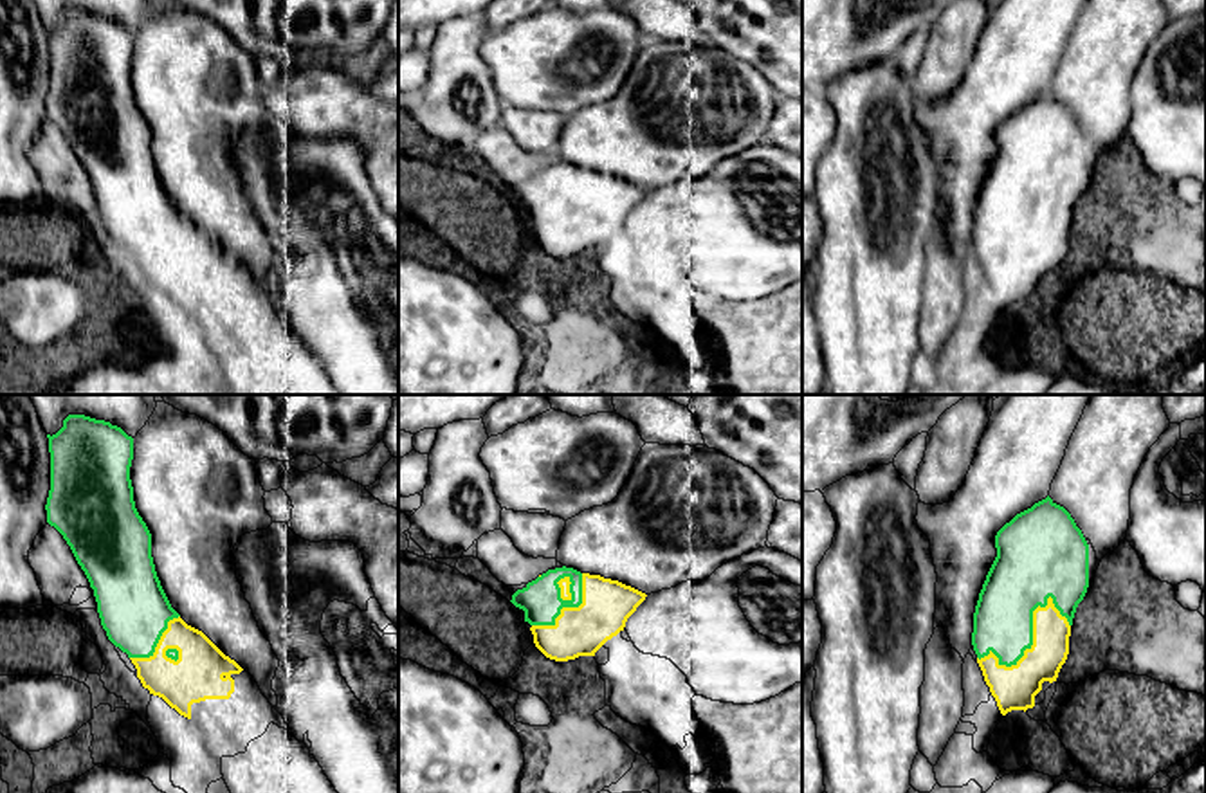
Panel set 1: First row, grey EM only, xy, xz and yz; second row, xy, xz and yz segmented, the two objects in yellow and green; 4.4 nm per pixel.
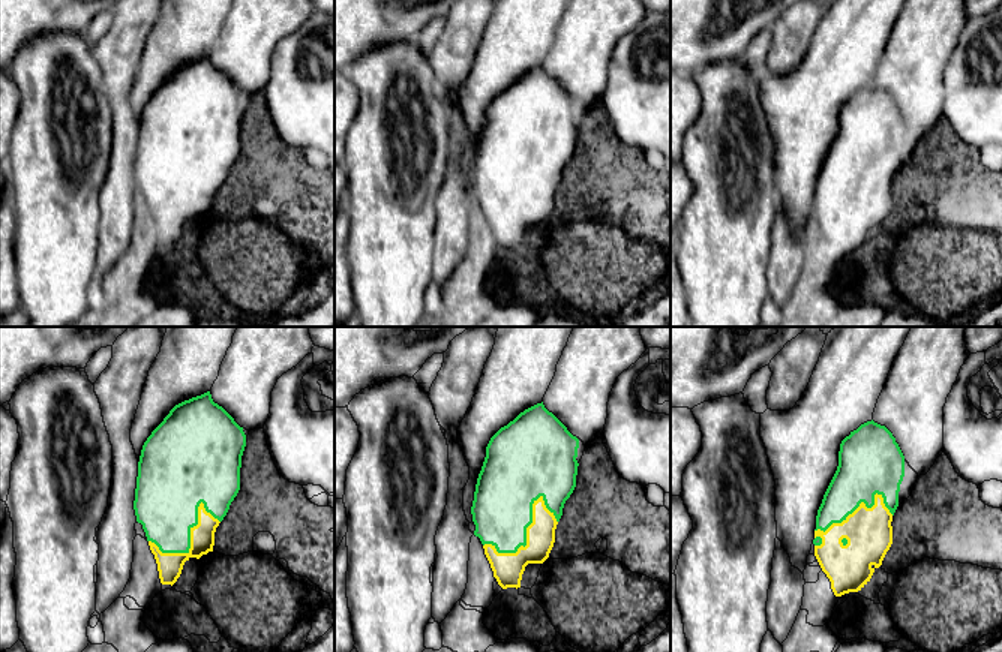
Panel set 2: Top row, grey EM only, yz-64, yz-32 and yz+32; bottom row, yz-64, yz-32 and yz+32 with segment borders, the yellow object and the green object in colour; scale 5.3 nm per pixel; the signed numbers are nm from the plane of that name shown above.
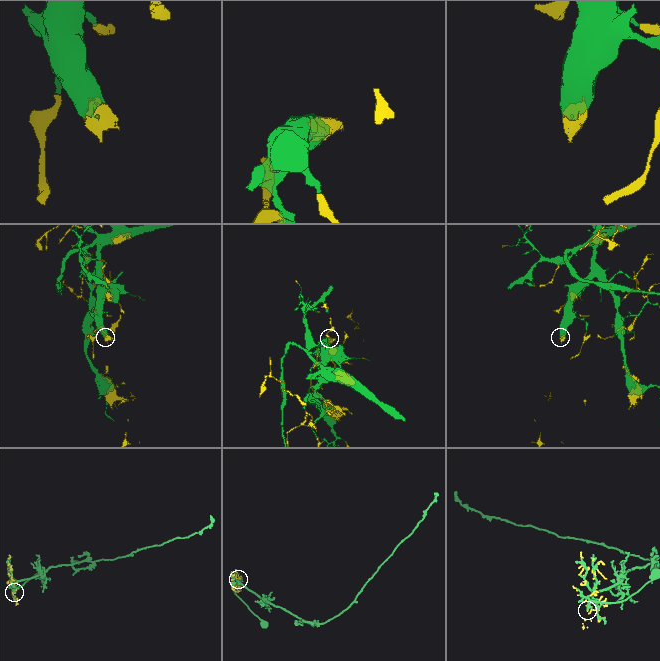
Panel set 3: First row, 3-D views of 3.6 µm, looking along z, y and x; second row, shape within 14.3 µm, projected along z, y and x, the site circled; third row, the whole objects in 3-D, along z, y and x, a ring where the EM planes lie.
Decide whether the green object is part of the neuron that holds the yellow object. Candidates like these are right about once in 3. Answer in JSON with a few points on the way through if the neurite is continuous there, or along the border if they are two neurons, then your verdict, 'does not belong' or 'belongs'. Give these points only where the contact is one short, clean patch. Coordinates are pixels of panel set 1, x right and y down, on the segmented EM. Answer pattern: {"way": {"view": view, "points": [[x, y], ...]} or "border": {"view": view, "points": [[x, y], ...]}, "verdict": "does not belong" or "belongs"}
{"verdict": "belongs"}

